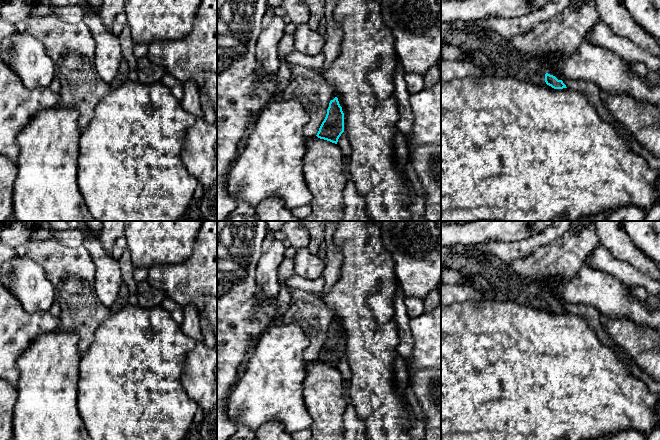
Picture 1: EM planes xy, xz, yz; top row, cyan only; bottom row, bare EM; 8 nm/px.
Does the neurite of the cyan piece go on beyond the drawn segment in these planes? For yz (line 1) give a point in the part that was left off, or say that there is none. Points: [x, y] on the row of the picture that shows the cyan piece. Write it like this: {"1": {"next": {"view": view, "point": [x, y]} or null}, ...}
{"1": {"next": {"view": "yz", "point": [494, 46]}}}

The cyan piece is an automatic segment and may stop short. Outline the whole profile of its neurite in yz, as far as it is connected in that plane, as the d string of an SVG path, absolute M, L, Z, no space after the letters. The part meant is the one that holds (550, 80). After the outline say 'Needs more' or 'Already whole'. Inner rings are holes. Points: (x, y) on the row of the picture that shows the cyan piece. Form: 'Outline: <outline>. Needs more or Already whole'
Outline: M441 23L441 43L458 46L462 50L478 50L489 57L497 65L509 70L512 77L520 81L526 81L538 85L549 85L554 89L567 88L561 78L550 69L544 67L536 59L523 61L520 57L514 56L507 50L507 40L495 32L488 35L466 33L455 30L451 23Z. Needs more

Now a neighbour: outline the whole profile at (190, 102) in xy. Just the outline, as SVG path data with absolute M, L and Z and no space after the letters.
M190 81L183 82L183 98L181 105L185 111L194 115L196 118L203 117L199 89L195 83Z

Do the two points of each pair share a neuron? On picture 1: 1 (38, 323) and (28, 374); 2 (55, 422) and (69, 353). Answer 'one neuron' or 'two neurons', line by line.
1: two neurons
2: one neuron

